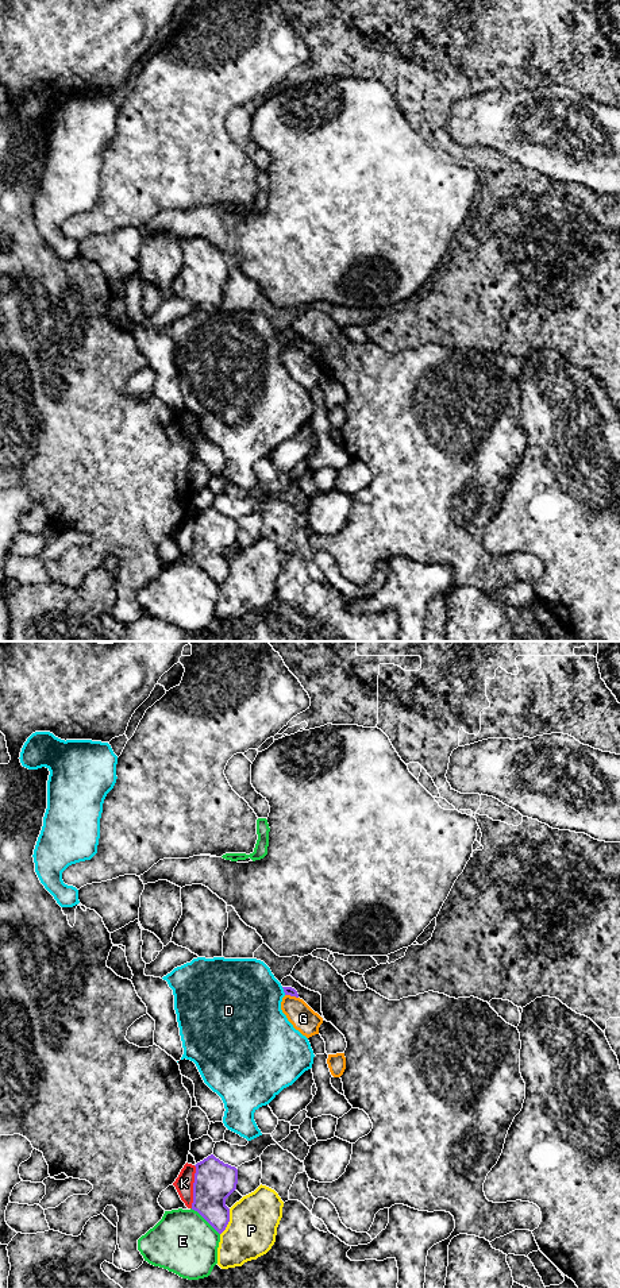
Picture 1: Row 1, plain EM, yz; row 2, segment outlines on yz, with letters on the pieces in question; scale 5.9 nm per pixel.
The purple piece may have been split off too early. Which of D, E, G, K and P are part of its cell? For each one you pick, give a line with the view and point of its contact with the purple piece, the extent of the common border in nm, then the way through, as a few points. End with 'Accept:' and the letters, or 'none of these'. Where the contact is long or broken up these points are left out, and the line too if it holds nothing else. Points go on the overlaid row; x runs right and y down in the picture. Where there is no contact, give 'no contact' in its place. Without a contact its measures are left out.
Accept: none of these

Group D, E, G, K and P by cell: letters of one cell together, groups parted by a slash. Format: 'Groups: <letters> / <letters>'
Groups: D / E / G / K / P

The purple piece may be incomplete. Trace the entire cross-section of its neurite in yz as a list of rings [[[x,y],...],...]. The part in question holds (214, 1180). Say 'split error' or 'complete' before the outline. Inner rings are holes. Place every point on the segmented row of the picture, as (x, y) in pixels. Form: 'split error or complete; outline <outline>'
complete; outline [[[213,1154],[197,1162],[192,1210],[197,1211],[219,1234],[230,1222],[226,1199],[236,1189],[238,1169]]]

